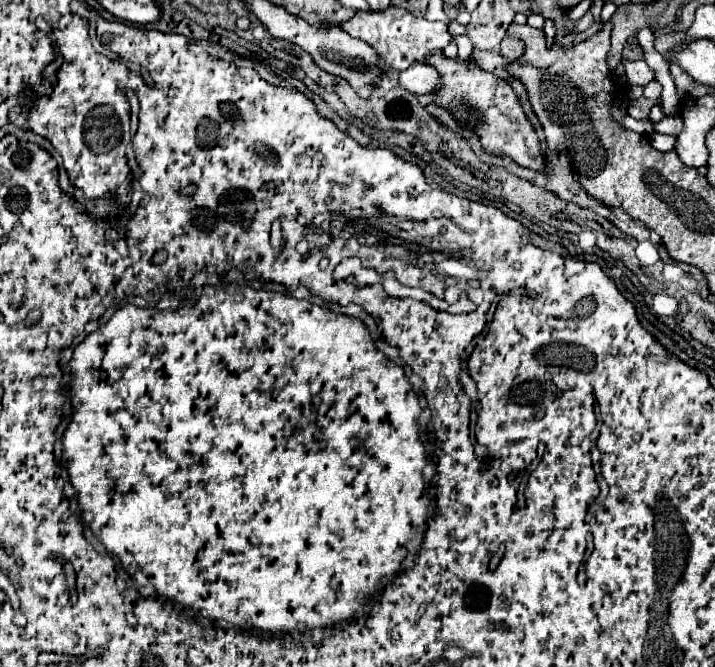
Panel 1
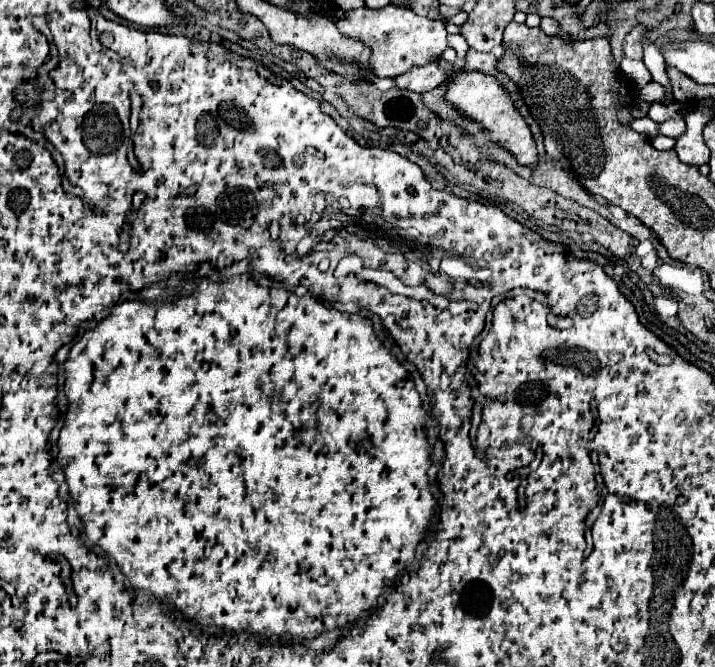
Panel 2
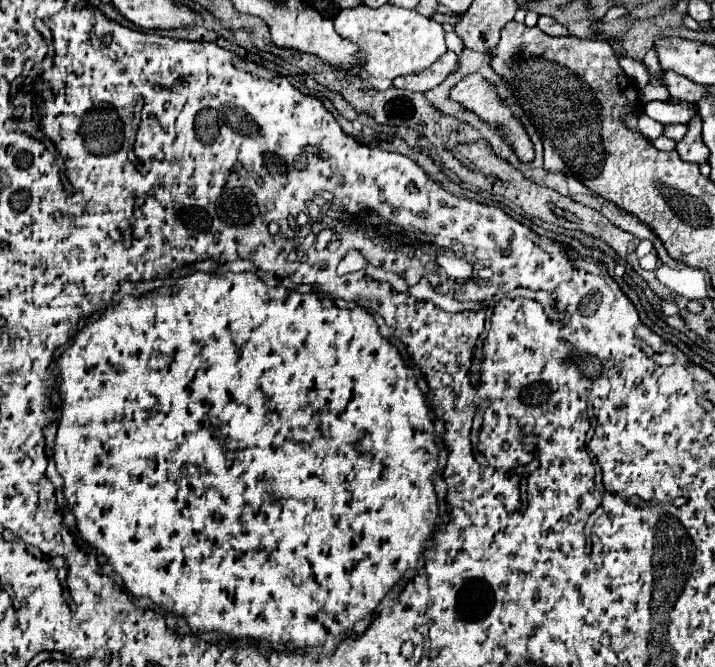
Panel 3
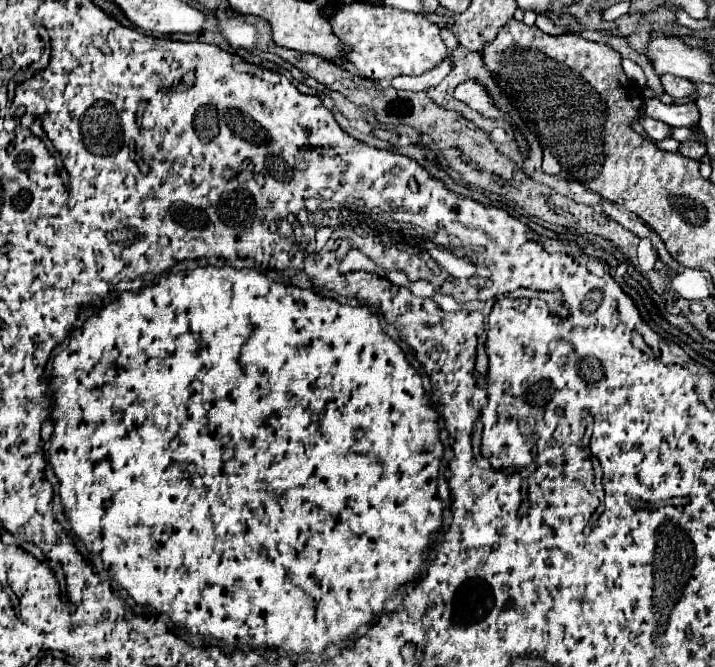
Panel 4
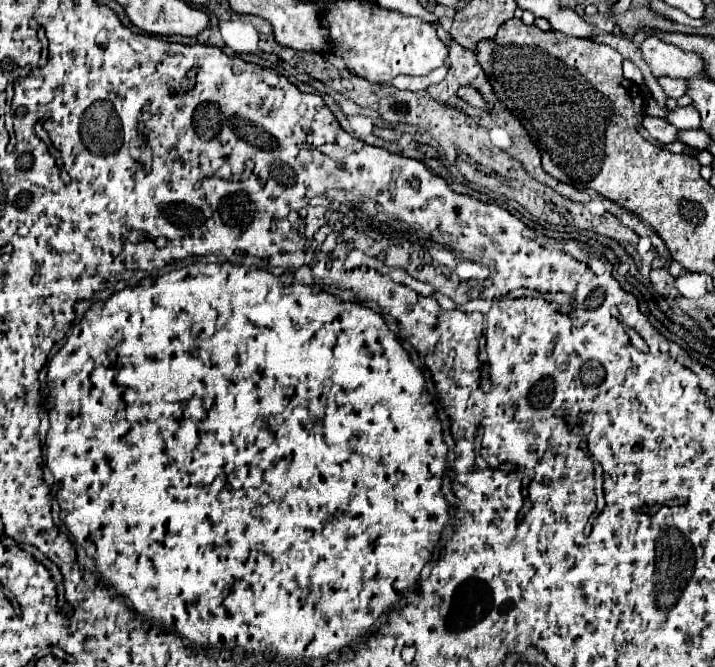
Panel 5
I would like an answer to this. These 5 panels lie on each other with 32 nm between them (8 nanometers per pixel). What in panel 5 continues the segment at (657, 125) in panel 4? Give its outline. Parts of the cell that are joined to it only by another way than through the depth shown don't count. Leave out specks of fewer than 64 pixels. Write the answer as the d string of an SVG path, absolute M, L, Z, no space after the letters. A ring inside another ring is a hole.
M644 116L642 120L642 126L646 128L646 132L658 140L658 142L674 142L676 140L676 132L672 128L672 124L668 124L666 120L660 120L660 118L652 118L652 116Z

